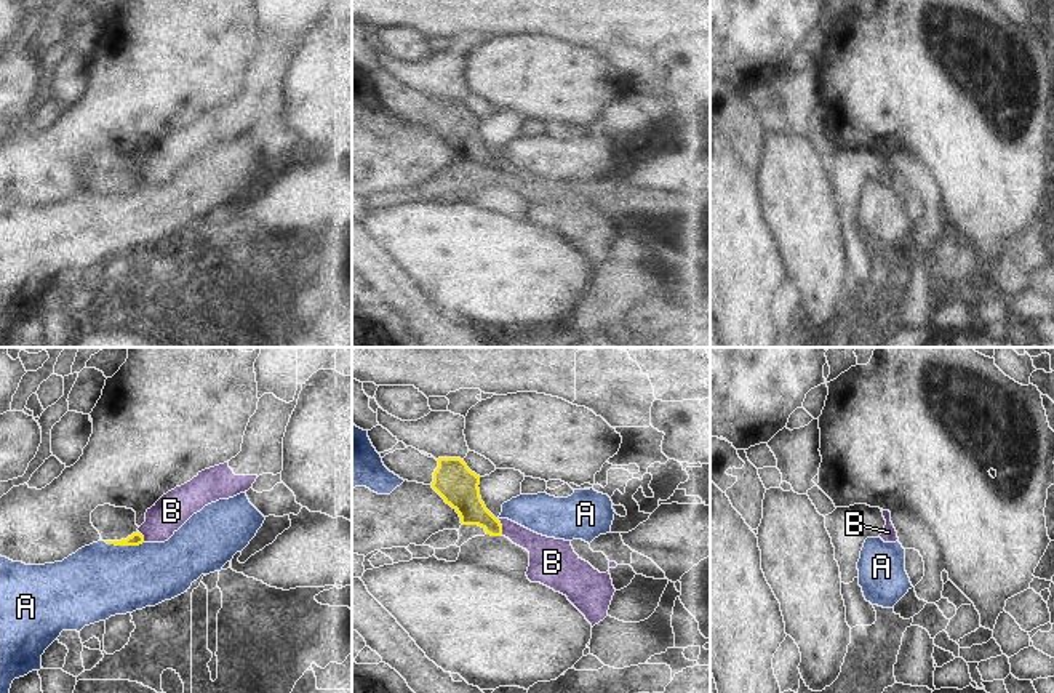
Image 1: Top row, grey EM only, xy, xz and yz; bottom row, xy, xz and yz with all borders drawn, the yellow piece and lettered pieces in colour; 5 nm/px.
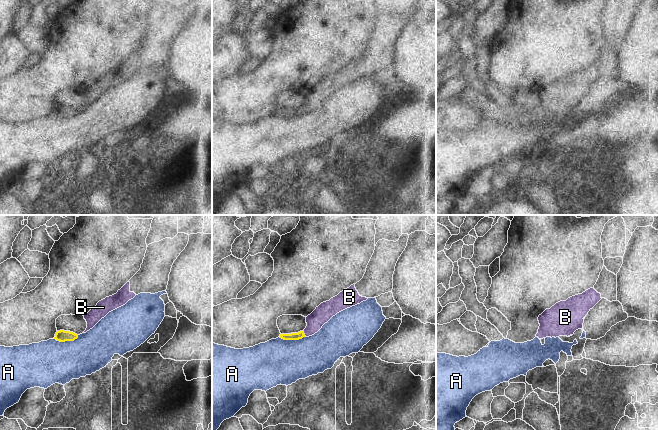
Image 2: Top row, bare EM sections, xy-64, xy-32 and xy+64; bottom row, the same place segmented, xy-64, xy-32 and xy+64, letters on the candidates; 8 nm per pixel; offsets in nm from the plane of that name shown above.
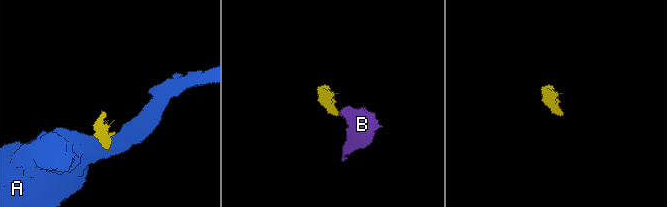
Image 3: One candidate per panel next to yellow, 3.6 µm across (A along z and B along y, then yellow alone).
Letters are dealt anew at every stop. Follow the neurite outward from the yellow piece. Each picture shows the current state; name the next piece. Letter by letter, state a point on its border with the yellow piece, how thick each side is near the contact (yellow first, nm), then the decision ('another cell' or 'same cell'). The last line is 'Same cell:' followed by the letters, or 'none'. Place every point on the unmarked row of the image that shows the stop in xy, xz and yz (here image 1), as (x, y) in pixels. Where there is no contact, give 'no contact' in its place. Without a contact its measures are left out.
A: contact xy (123, 186); calibres 70 and 380 nm; another cell
B: contact xz (501, 168); calibres 160 and 150 nm; same cell
Same cell: B

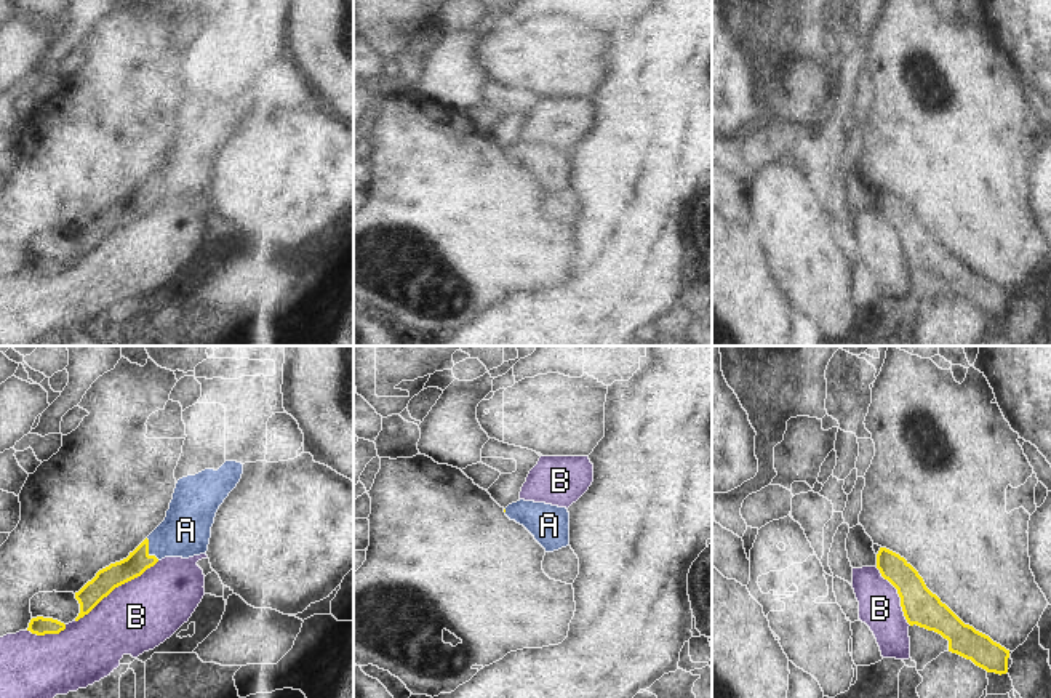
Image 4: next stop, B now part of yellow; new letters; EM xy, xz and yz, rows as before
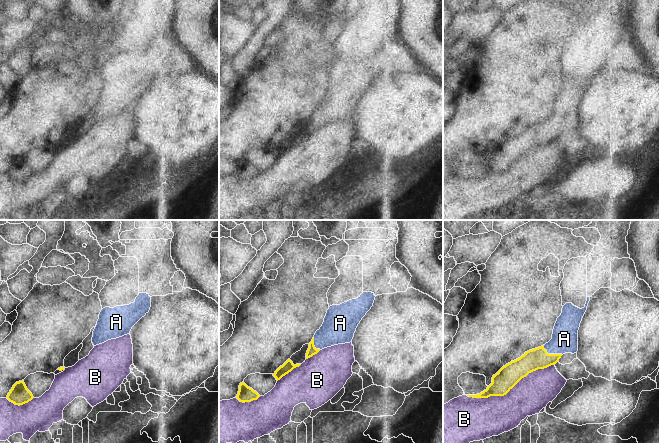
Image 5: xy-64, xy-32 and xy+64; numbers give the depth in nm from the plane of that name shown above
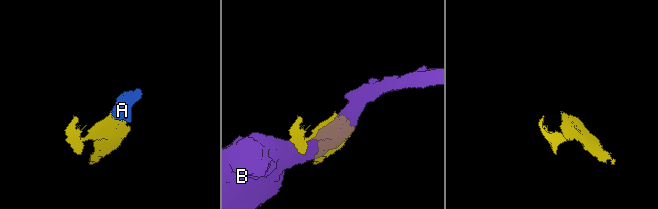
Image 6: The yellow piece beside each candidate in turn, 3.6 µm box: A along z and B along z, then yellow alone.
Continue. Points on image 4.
A: contact xy (147, 192); calibres 120 and 260 nm; same cell
B: contact xy (117, 228); calibres 120 and 360 nm; another cell
Same cell: A

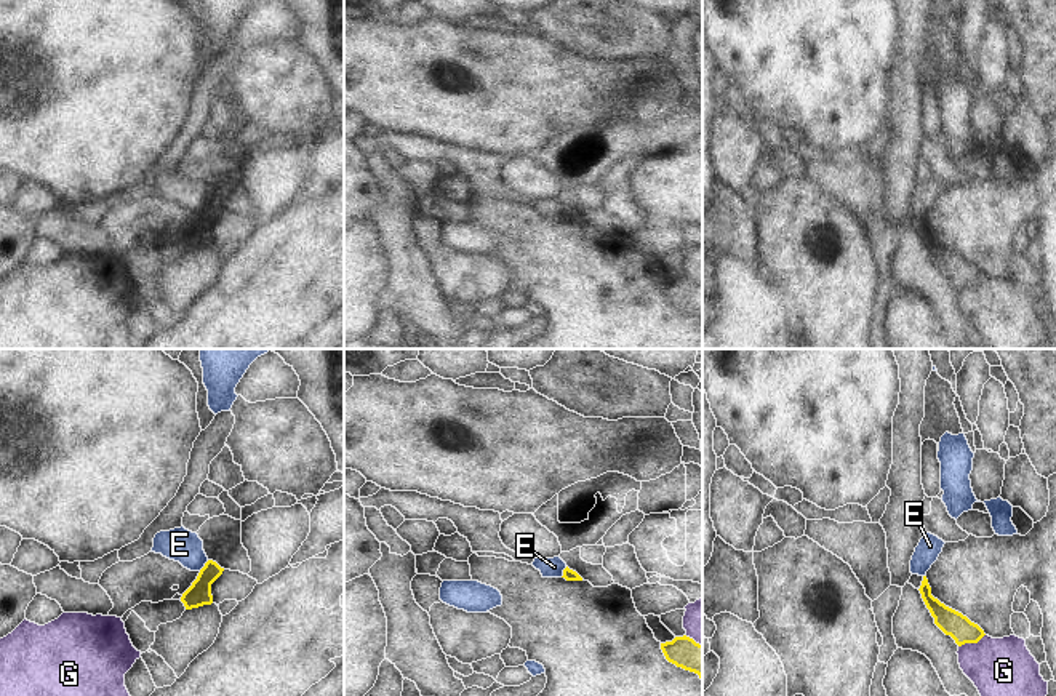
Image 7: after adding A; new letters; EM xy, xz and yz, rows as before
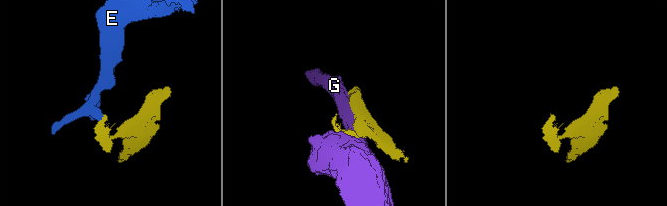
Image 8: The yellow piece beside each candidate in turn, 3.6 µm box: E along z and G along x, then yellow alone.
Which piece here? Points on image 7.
E: contact xy (205, 207); calibres 120 and 170 nm; another cell
G: contact yz (972, 284); calibres 130 and 320 nm; another cell
Same cell: none

